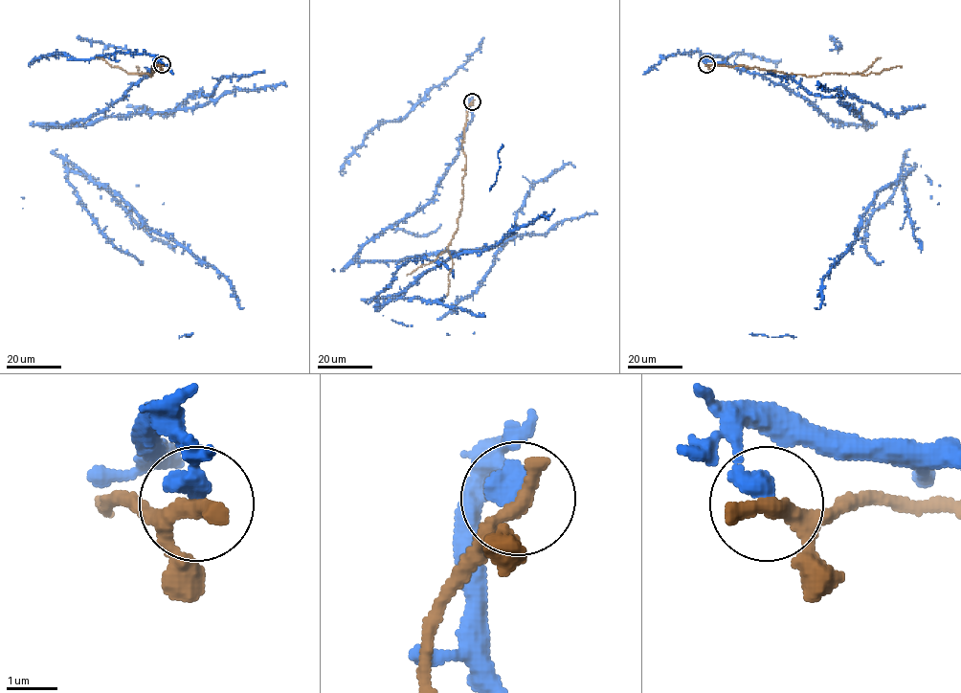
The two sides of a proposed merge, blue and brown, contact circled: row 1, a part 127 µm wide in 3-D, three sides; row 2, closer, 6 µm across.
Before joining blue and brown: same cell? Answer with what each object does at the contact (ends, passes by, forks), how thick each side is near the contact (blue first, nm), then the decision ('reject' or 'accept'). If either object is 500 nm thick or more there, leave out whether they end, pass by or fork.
calibres 500 and 440 nm; reject

